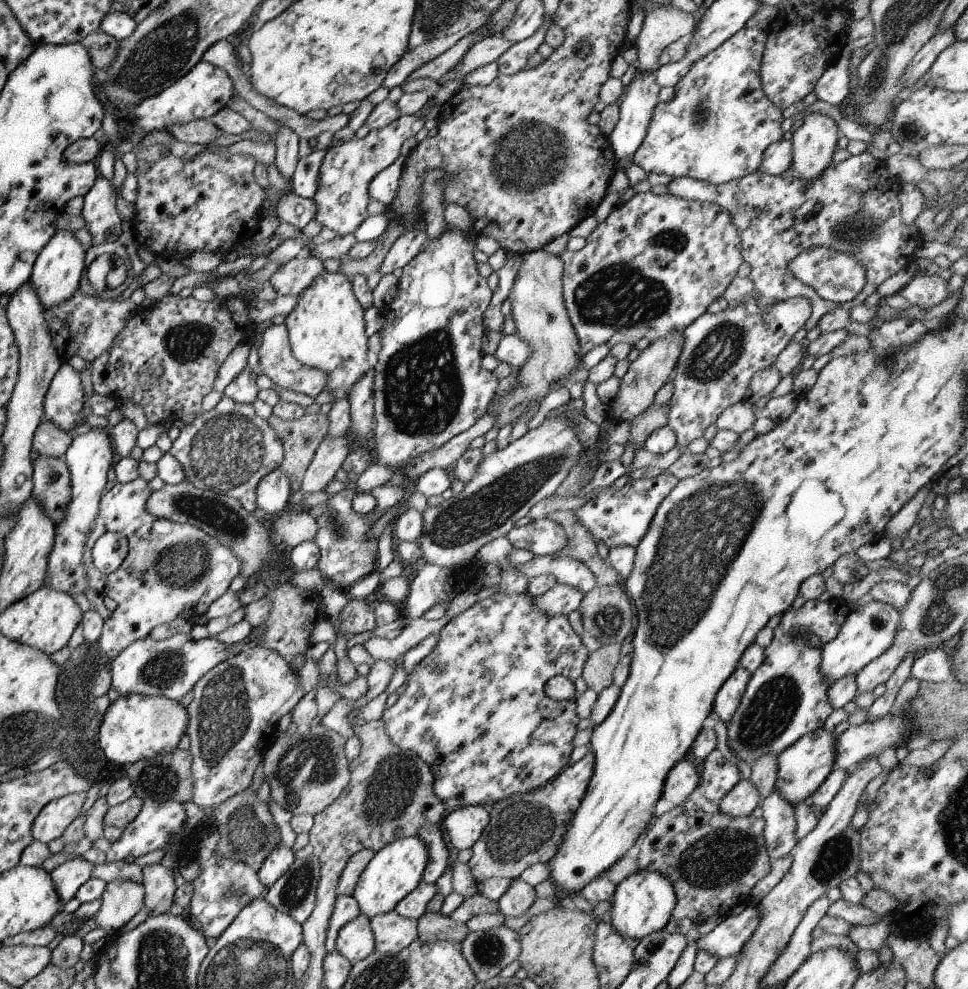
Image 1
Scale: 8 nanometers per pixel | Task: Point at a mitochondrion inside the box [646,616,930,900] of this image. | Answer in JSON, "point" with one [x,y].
{"point":[719,859]}

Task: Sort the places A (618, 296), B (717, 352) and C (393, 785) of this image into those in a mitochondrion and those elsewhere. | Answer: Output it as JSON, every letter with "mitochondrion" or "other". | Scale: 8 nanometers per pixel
{"A":"mitochondrion","B":"mitochondrion","C":"mitochondrion"}

